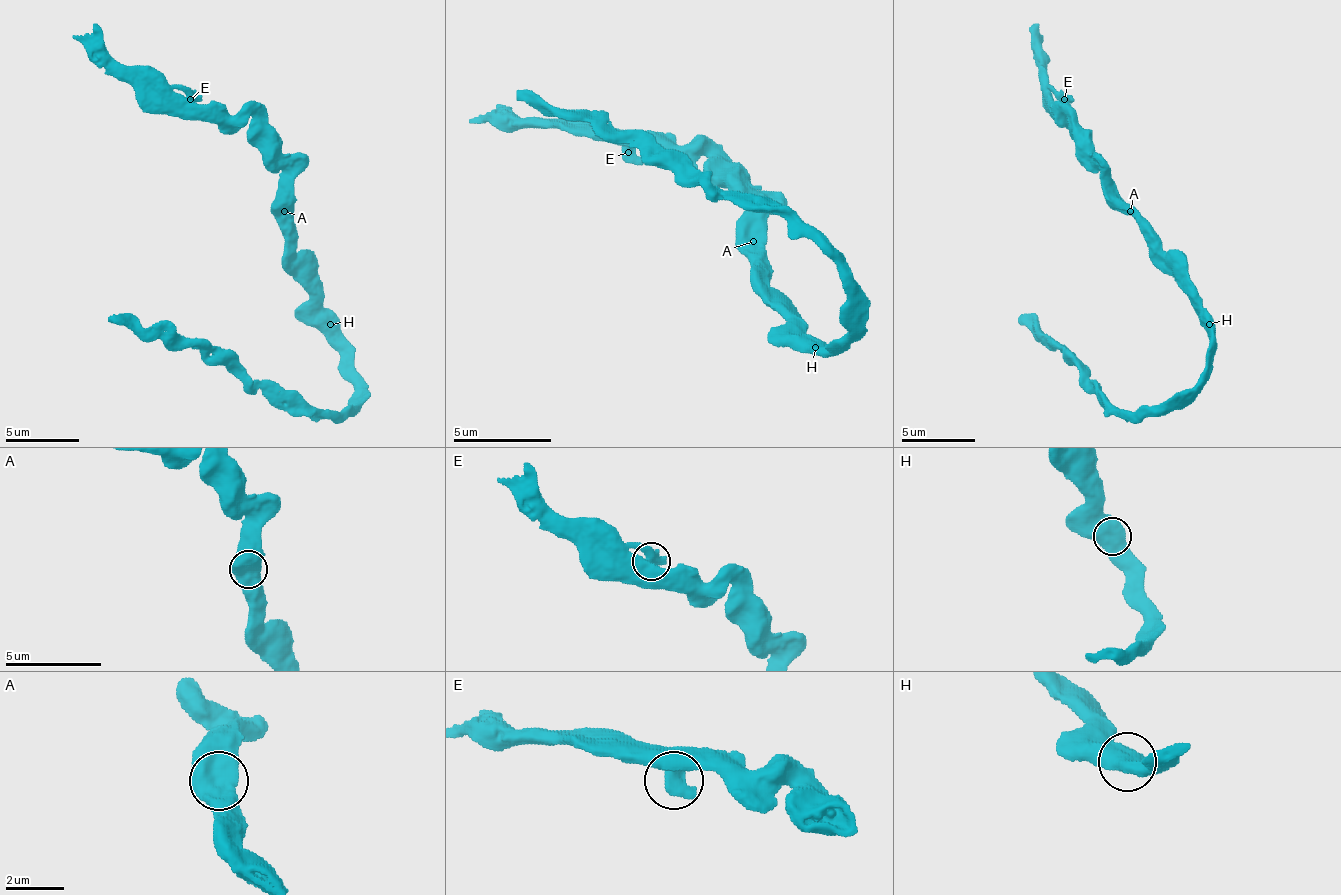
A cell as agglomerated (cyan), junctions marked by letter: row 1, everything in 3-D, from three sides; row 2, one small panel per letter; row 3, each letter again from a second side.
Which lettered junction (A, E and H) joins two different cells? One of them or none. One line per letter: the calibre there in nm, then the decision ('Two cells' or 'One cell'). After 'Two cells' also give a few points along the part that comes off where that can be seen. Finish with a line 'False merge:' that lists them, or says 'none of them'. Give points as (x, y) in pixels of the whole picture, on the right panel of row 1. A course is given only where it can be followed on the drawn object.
A: Thickness 750 nm. One cell
E: Thickness 650 nm. One cell
H: Thickness 750 nm. One cell
False merge: none of them

